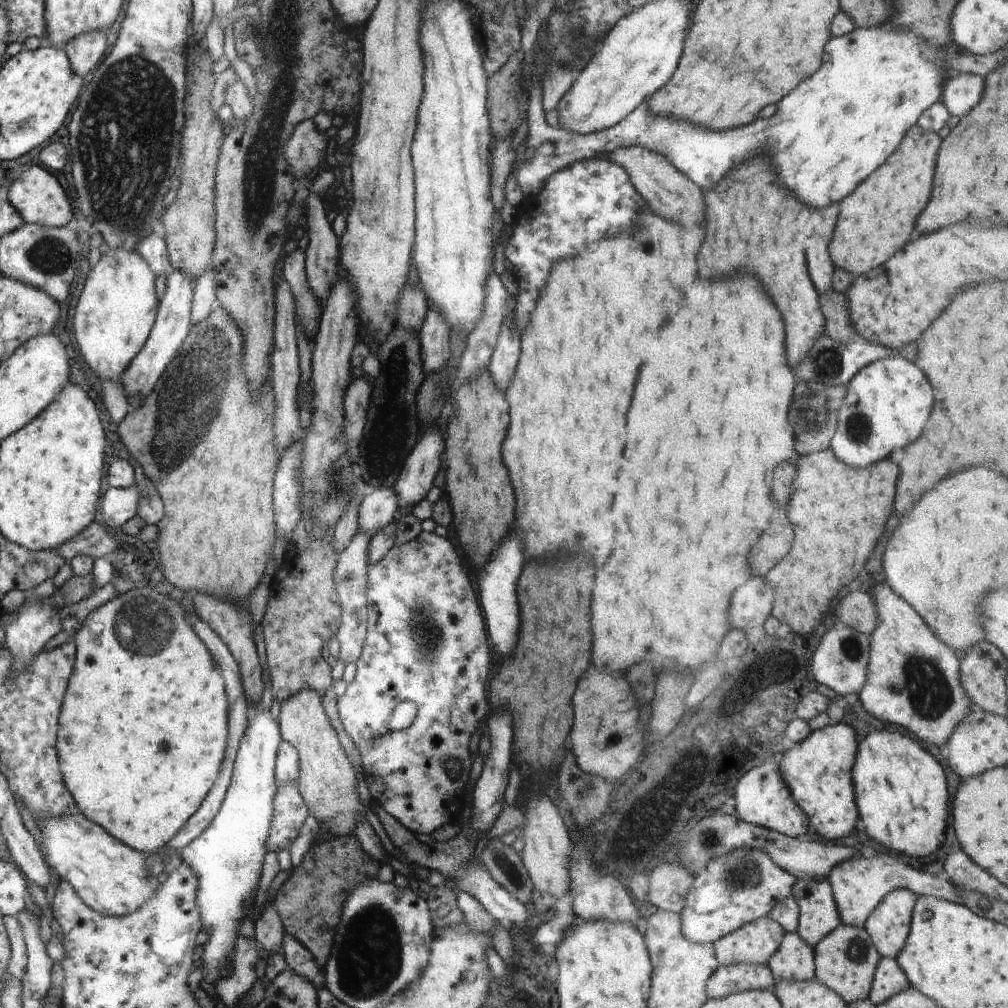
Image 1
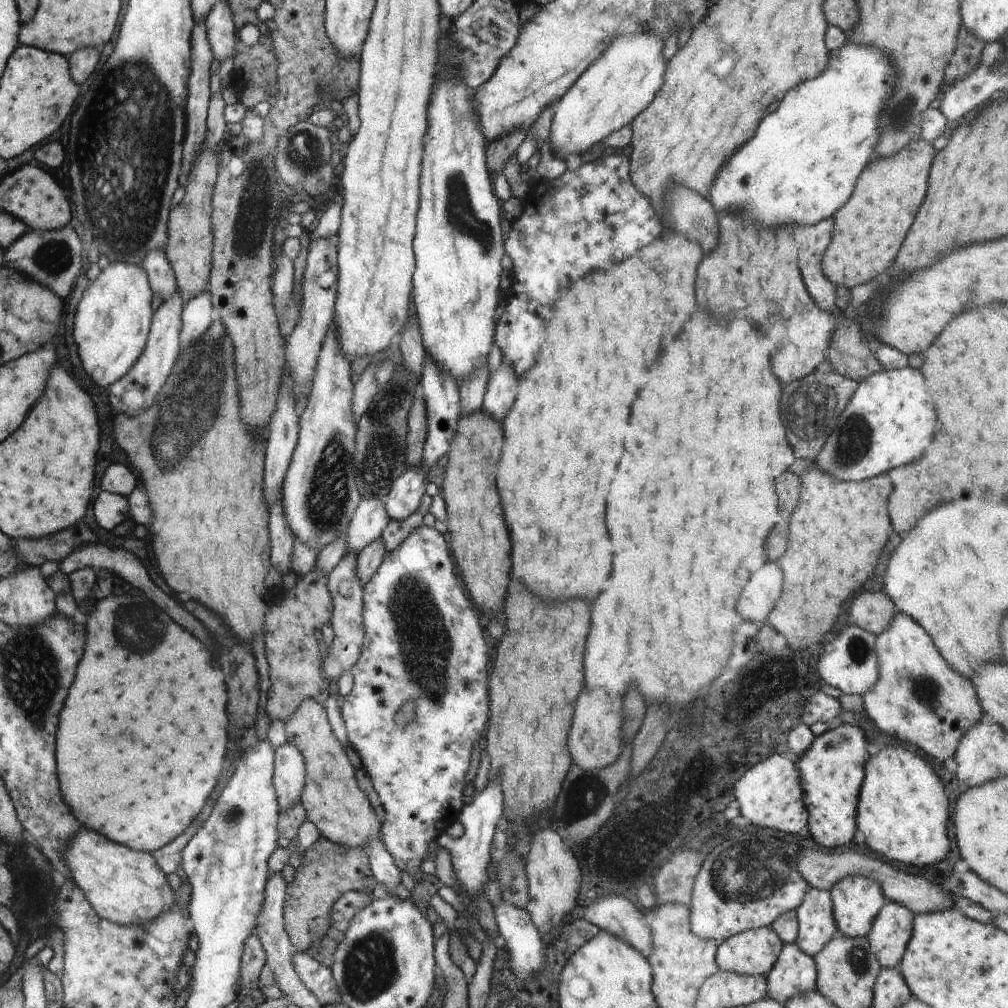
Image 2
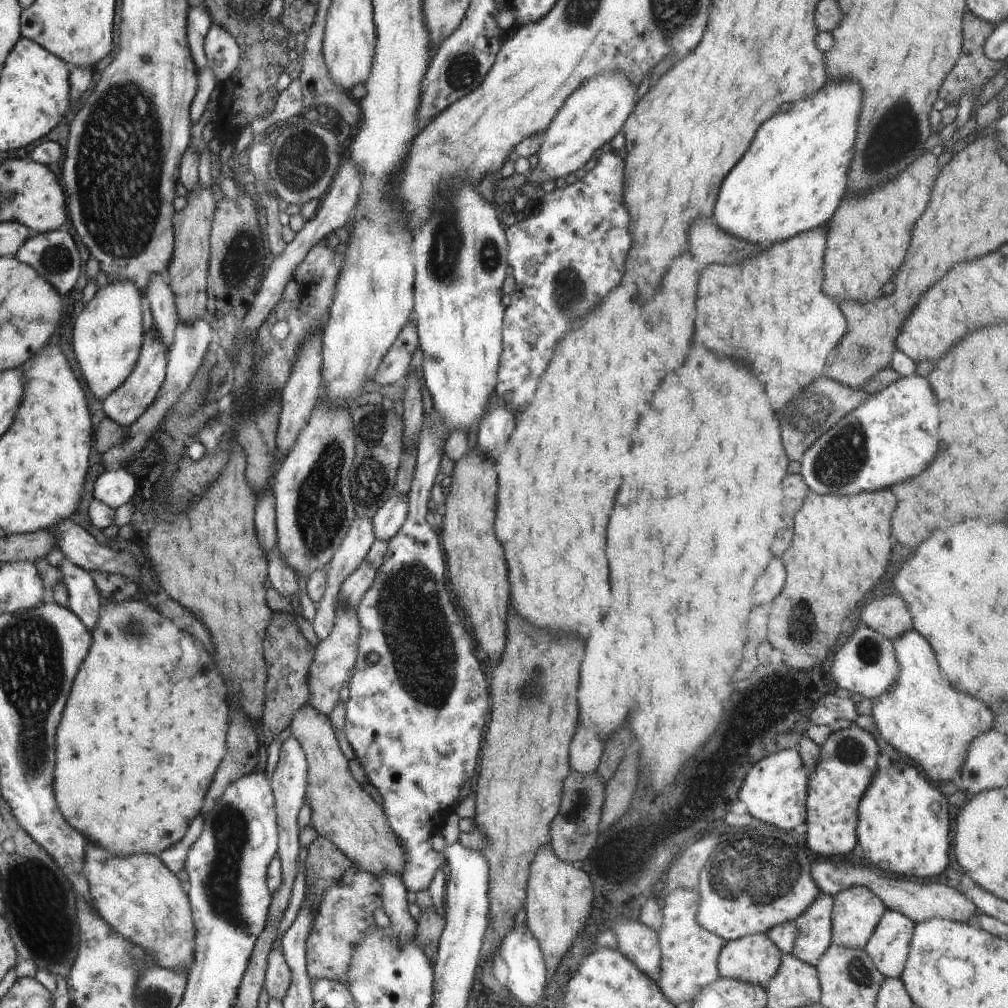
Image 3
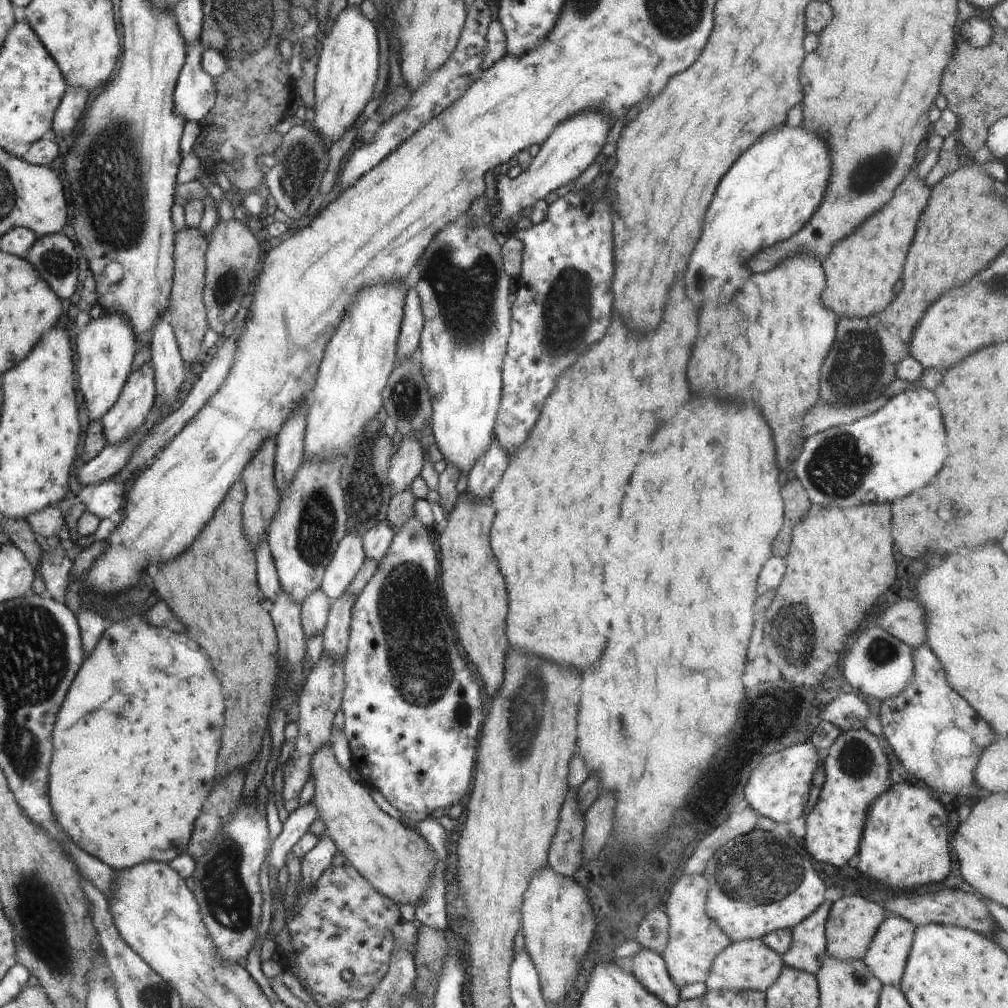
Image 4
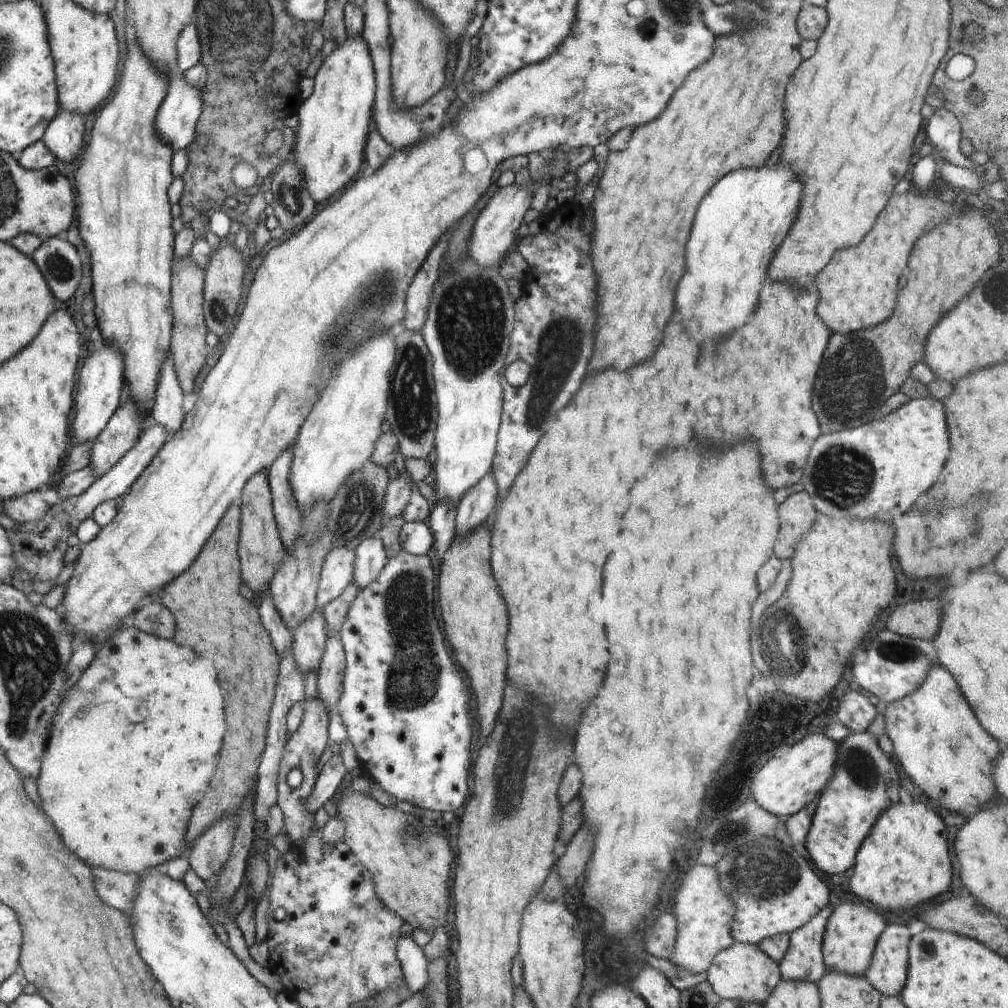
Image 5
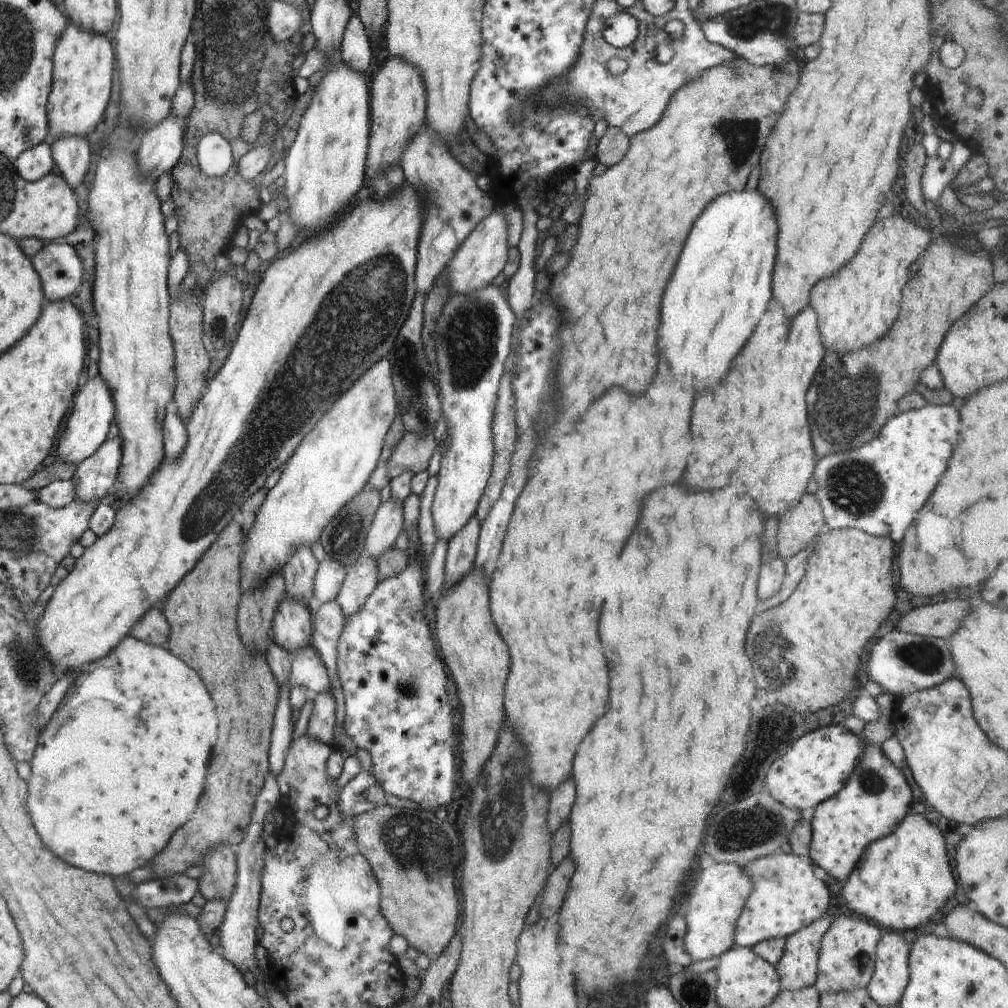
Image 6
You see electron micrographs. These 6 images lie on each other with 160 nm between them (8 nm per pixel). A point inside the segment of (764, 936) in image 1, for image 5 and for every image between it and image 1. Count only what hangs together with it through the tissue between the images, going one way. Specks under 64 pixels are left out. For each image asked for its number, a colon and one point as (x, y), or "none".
2: (753, 952)
3: (755, 959)
4: (749, 965)
5: (742, 971)

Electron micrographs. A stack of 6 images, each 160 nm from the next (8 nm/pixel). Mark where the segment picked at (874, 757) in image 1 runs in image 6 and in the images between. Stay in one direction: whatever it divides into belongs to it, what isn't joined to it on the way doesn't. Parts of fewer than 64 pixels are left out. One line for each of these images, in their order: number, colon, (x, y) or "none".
2: (902, 812)
3: (903, 828)
4: (904, 844)
5: (903, 862)
6: (901, 881)

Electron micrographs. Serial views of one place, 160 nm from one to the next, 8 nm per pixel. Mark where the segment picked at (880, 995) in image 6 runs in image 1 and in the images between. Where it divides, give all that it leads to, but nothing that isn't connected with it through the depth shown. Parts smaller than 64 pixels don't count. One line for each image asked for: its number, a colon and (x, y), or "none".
1: (888, 926)
2: (889, 935)
3: (888, 947)
4: (887, 955)
5: (888, 969)

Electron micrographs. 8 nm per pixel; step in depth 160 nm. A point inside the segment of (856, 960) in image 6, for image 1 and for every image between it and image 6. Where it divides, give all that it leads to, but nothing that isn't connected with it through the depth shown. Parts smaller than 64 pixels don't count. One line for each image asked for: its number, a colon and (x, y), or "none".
1: (859, 885)
2: (857, 901)
3: (856, 911)
4: (853, 921)
5: (852, 930)

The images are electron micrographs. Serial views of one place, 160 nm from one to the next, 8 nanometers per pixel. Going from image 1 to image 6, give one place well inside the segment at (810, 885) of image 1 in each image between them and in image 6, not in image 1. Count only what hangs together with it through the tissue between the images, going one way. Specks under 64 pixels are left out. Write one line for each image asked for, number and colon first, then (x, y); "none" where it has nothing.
2: (817, 926)
3: (814, 926)
4: (809, 946)
5: (803, 961)
6: (797, 969)

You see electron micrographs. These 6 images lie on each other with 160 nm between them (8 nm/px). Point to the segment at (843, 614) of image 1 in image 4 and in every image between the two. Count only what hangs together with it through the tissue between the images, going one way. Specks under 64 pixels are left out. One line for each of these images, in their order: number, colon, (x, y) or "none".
2: (873, 611)
3: (889, 615)
4: (905, 621)

